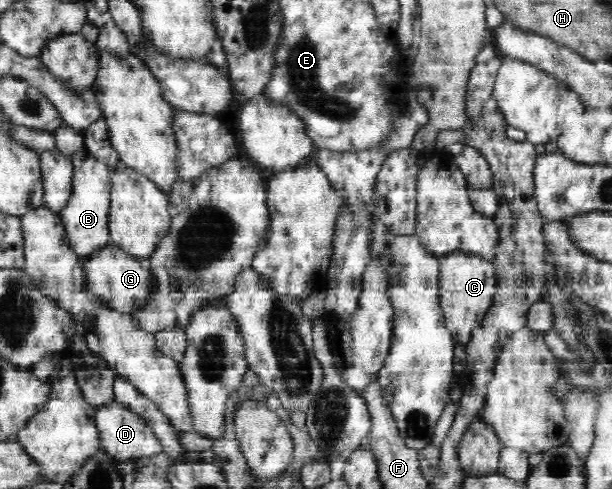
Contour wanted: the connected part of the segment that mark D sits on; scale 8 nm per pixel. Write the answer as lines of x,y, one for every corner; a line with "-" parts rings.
118,402
98,409
95,420
98,430
100,430
100,440
103,441
105,452
118,461
134,460
144,456
150,457
167,451
167,447
158,438
154,428

